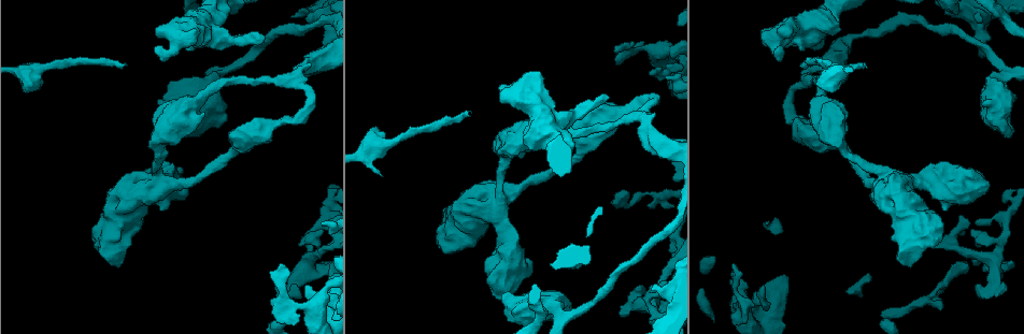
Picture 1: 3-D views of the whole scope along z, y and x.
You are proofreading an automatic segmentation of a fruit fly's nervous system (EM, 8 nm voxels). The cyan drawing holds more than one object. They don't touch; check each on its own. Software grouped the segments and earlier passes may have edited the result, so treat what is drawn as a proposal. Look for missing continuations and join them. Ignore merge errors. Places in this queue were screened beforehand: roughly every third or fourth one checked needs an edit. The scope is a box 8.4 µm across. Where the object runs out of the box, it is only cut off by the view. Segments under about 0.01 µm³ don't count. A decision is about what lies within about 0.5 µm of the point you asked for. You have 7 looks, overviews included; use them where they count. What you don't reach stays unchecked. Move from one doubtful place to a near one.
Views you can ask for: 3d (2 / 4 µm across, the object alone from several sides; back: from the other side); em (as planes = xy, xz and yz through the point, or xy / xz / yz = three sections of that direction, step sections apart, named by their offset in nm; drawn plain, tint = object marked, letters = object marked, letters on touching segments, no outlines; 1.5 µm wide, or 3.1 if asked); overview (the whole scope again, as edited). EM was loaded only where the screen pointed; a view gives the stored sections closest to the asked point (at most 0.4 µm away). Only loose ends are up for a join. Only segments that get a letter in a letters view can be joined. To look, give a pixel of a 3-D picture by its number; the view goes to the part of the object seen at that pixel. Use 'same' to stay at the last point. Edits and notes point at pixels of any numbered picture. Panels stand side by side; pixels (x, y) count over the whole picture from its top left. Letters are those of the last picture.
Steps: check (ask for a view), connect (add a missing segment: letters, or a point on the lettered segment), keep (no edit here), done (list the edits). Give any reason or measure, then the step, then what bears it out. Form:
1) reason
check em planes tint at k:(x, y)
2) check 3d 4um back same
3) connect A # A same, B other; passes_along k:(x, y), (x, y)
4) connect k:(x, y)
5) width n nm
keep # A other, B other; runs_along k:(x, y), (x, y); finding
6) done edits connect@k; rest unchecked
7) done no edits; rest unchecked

an open end
check em xz step 4 letters at 1:(650, 323)

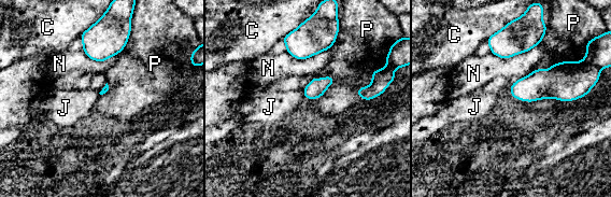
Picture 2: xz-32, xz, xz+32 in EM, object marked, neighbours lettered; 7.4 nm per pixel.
check em planes letters same

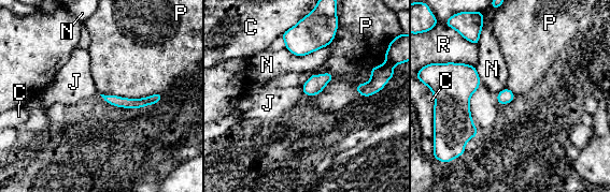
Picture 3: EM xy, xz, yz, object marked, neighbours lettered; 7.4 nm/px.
keep # C other, J other, N other, P other, R other; runs_along 3:(159, 96), (144, 102), (107, 98); no lettered segment goes on from it

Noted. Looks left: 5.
check em planes tint at 1:(625, 42)

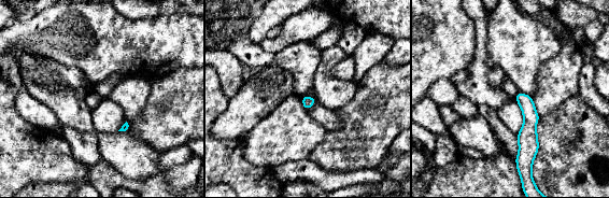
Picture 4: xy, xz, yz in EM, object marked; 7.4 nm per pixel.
check em planes letters same

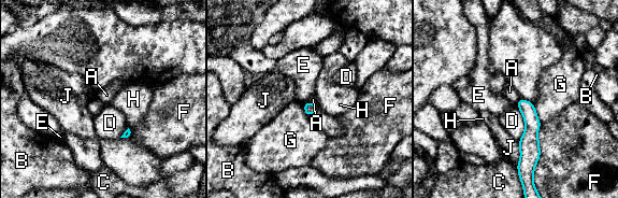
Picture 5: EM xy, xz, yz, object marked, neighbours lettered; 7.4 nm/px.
longest_contact F 380 nm
keep # A other, B other, C other, D other, E other, F other, G other, H other, J other; runs_along 5:(521, 101), (530, 115), (521, 166); no lettered segment goes on from it

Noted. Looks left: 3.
branch stops here
check 3d 2um at 1:(265, 37)

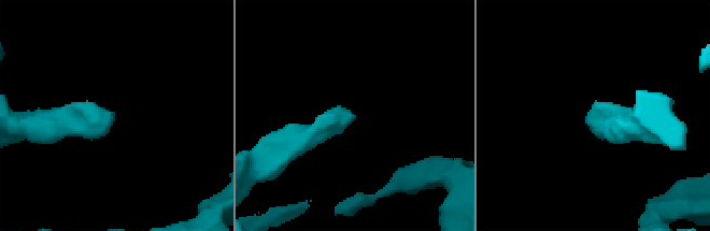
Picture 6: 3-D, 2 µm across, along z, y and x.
check em planes letters at 6:(591, 115)

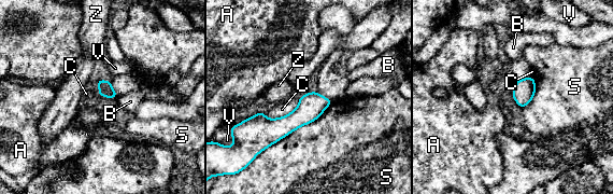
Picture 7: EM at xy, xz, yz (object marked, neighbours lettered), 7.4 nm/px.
keep # A other, B other, C other, S other, V other, Z other; runs_along 7:(327, 101), (287, 124), (250, 121); none of them fits

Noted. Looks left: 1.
done no edits; rest unchecked

